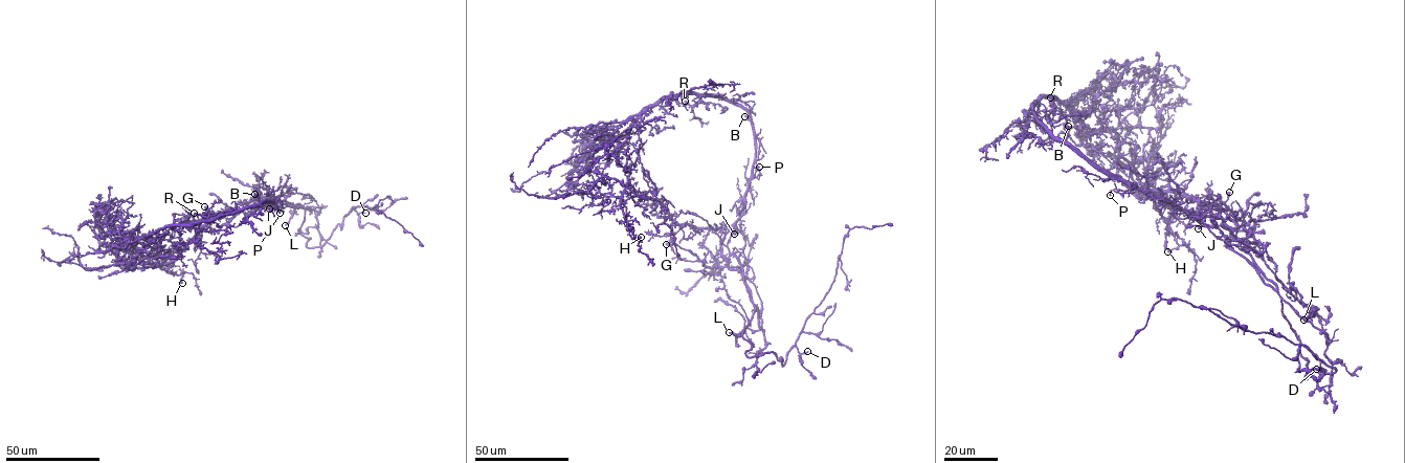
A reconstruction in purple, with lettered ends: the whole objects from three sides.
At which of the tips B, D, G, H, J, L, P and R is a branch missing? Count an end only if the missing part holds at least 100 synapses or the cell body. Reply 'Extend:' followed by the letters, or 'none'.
Extend: B

